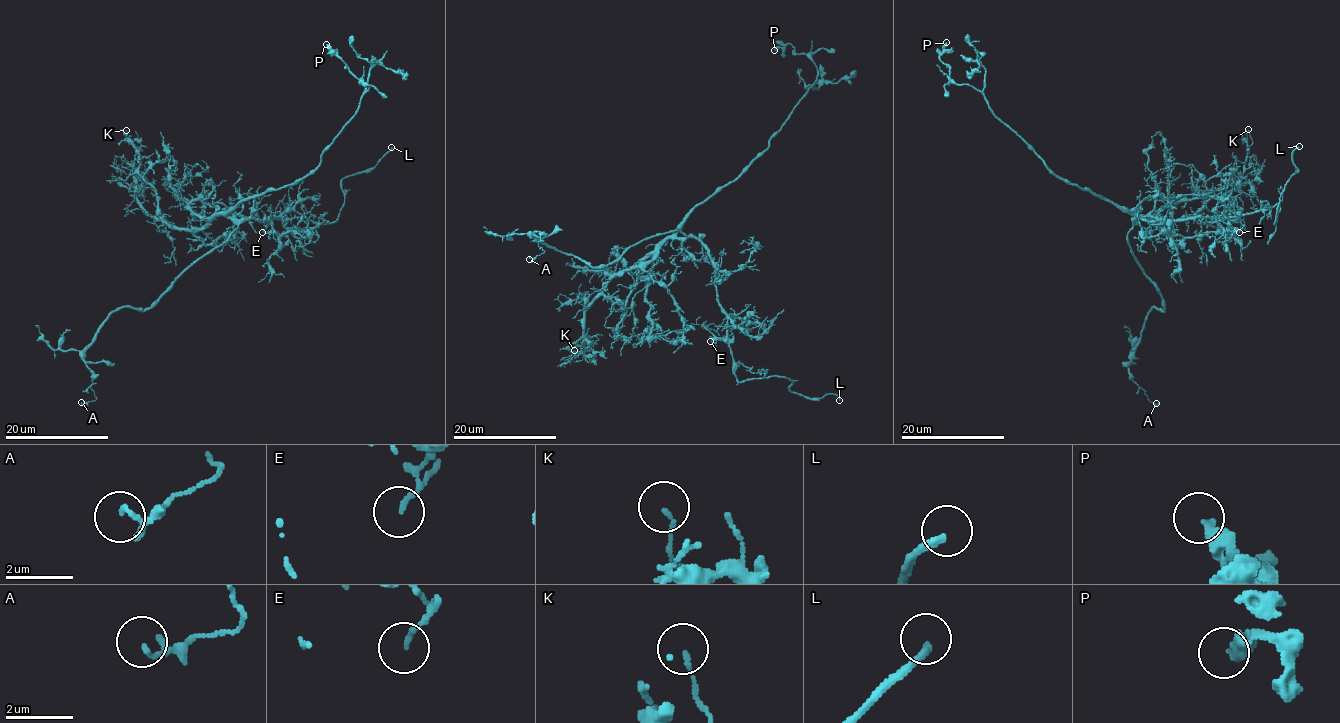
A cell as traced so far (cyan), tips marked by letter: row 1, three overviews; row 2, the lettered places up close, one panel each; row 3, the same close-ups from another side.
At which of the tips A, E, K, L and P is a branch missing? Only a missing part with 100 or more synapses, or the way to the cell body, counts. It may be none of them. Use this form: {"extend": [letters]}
{"extend": ["L"]}

